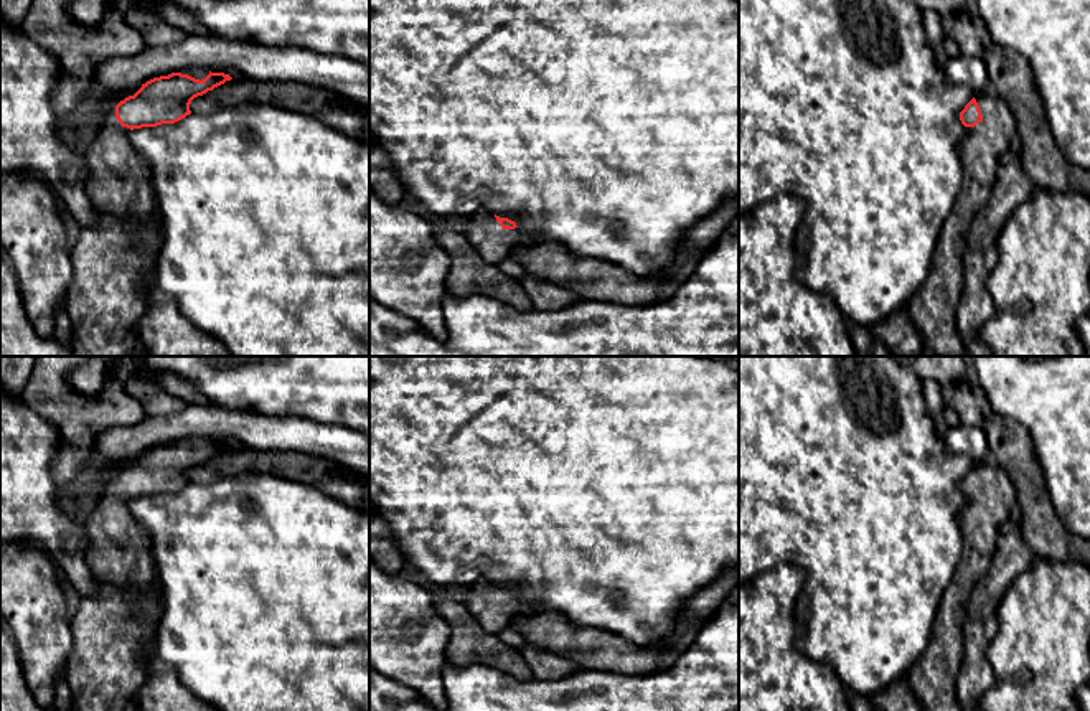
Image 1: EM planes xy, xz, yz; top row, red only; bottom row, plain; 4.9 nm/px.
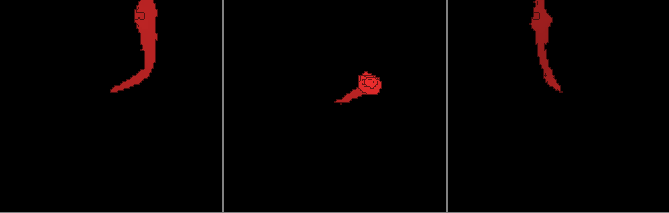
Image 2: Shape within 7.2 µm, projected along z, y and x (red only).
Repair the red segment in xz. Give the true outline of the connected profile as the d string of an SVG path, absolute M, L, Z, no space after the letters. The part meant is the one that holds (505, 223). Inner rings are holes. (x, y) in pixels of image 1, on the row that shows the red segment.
M478 210L468 219L463 236L486 262L495 266L506 257L521 256L533 244L514 221L491 211Z

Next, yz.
M984 91L960 112L966 135L960 145L963 183L933 251L928 279L914 294L909 313L923 346L937 356L966 356L956 330L956 308L963 295L963 252L970 224L986 206L998 165L1009 150L1016 120L1008 104Z

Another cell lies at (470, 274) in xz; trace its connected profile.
M439 226L435 228L435 239L452 257L447 294L455 297L485 295L518 312L533 310L533 302L523 284L486 262L462 233Z

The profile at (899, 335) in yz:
M902 307L890 317L871 327L874 338L882 341L892 356L920 356L923 341L912 323L909 307Z

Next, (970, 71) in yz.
M958 54L956 58L943 58L943 73L950 84L963 84L975 94L984 91L989 84L986 66L978 56Z

